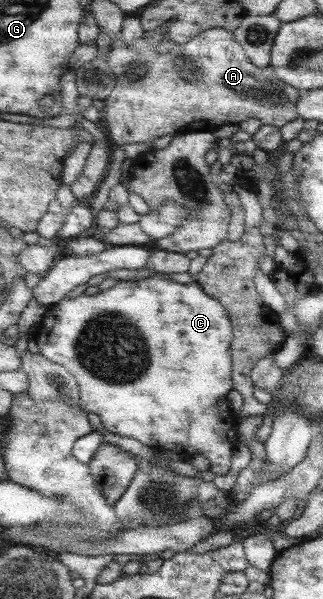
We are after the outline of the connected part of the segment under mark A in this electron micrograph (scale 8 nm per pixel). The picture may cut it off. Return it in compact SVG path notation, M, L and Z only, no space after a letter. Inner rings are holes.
M212 28L207 31L200 32L199 35L194 36L185 44L175 44L171 40L162 40L161 42L151 44L148 40L145 40L144 37L138 38L133 44L127 44L122 40L118 40L118 42L113 42L109 47L109 53L107 53L107 57L104 59L117 76L117 85L104 100L105 107L102 113L102 122L107 125L107 132L109 132L108 139L113 140L115 146L140 143L147 144L149 141L154 141L156 138L161 138L167 135L175 136L191 132L213 132L224 124L237 125L247 119L257 119L260 120L263 125L279 128L298 117L296 104L300 99L299 91L296 88L281 82L281 80L275 76L275 73L270 66L255 66L255 64L249 60L249 57L246 56L244 48L234 39L234 34L225 29Z

